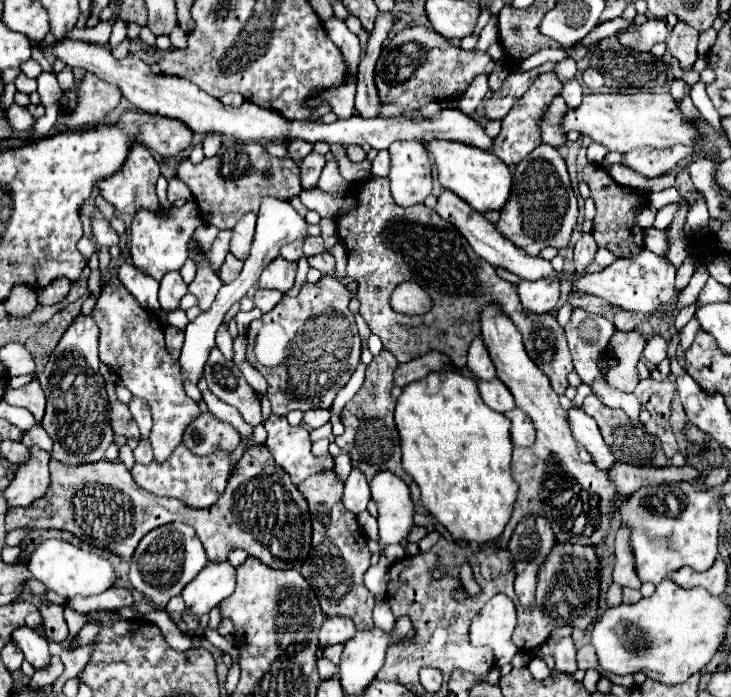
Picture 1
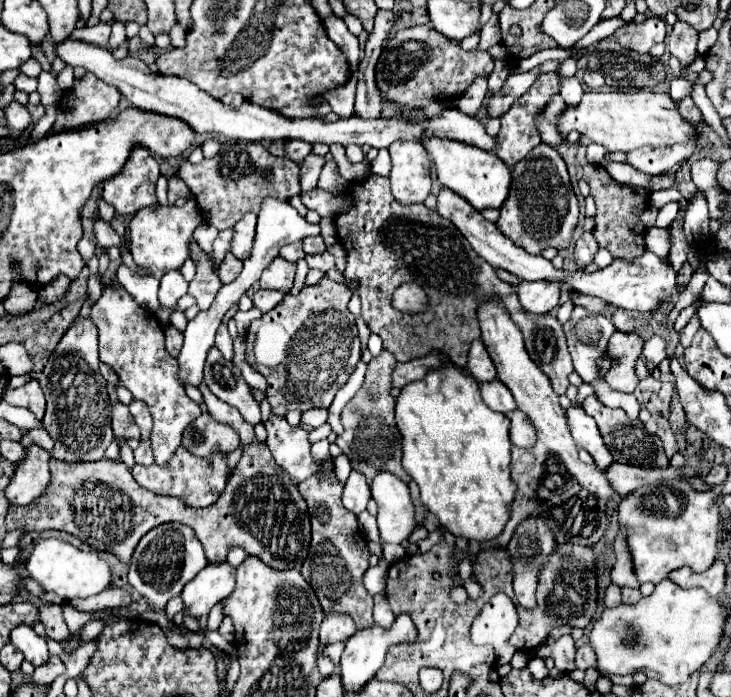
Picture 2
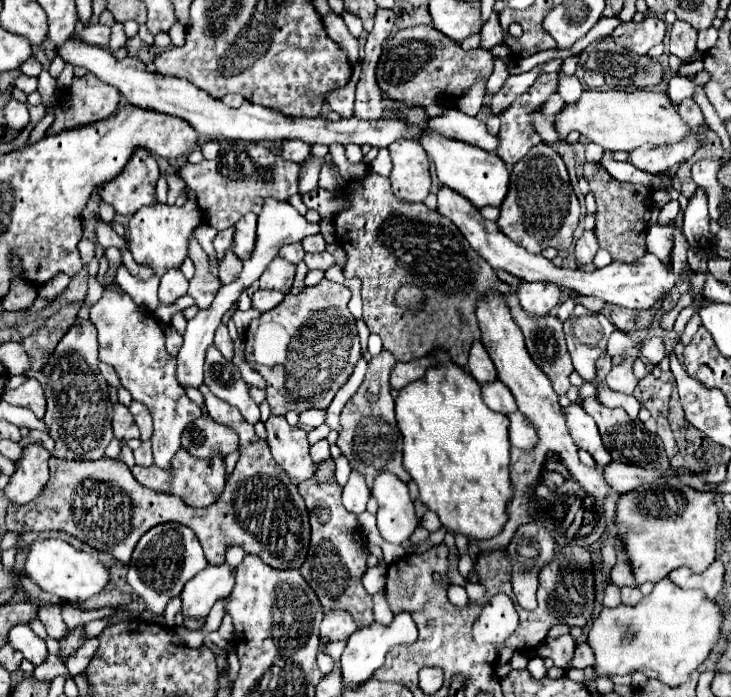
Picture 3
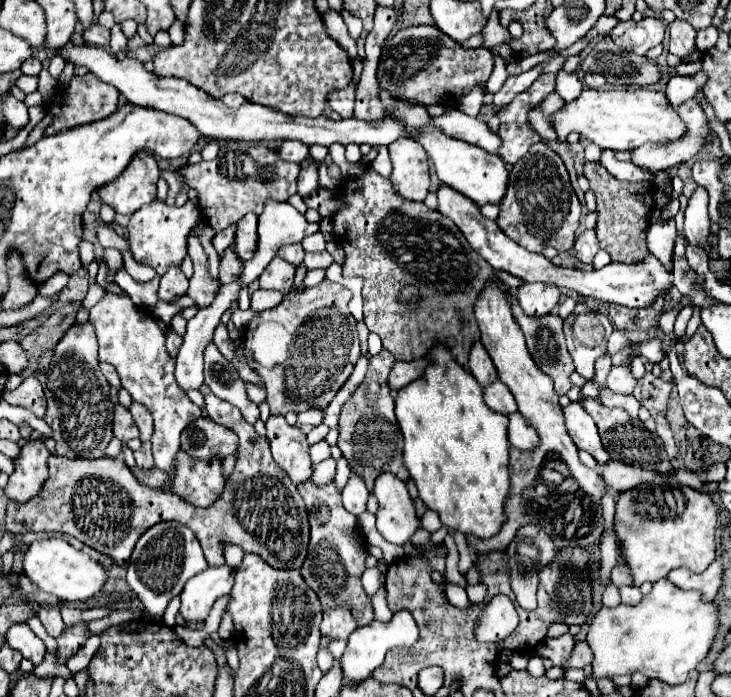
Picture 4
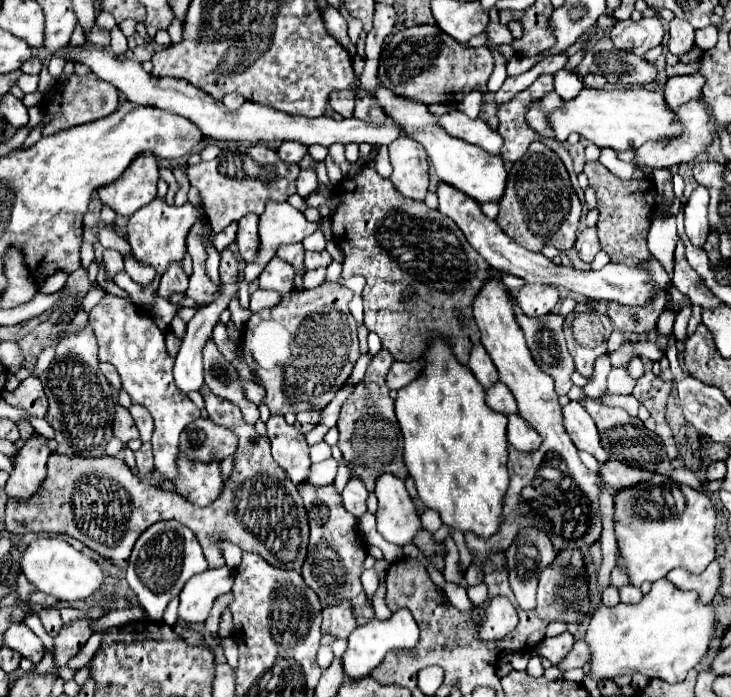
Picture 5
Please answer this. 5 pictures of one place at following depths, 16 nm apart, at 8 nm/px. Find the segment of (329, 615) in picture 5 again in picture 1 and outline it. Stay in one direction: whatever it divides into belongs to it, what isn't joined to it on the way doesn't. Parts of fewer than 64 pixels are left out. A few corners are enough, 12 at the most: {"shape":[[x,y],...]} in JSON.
{"shape":[[326,616],[320,646],[348,642],[356,626],[346,616]]}

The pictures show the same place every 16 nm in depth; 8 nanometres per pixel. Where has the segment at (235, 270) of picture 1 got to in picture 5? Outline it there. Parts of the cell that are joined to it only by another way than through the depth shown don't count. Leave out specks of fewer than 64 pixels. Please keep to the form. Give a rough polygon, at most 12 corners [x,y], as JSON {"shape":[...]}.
{"shape":[[220,252],[222,284],[238,280],[236,258]]}

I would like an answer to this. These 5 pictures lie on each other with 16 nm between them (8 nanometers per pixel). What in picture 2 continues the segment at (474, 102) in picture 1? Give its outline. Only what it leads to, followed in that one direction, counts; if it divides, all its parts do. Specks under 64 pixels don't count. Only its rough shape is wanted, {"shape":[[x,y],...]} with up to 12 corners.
{"shape":[[478,78],[458,100],[458,110],[476,116],[486,94],[486,78]]}

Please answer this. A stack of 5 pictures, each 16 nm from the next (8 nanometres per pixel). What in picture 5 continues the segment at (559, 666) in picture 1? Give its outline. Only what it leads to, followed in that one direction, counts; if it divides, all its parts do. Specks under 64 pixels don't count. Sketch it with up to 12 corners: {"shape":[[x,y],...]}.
{"shape":[[562,632],[536,646],[536,654],[556,664],[574,644],[570,632]]}

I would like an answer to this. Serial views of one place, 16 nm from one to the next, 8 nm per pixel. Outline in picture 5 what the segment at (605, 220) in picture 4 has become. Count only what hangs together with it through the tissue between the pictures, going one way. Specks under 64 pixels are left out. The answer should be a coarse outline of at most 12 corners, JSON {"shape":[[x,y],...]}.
{"shape":[[600,162],[598,238],[612,262],[646,264],[656,210],[650,180],[620,180]]}

